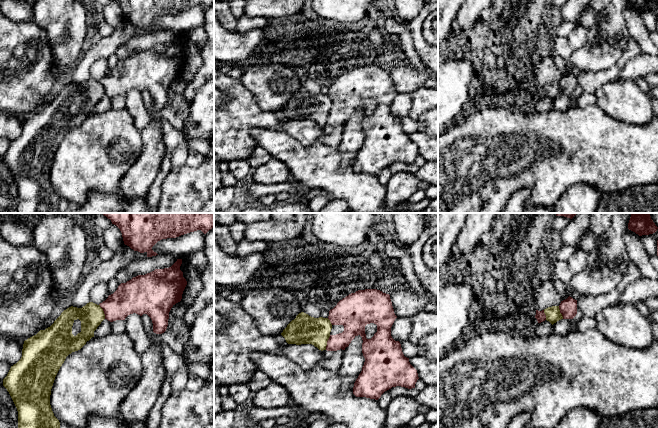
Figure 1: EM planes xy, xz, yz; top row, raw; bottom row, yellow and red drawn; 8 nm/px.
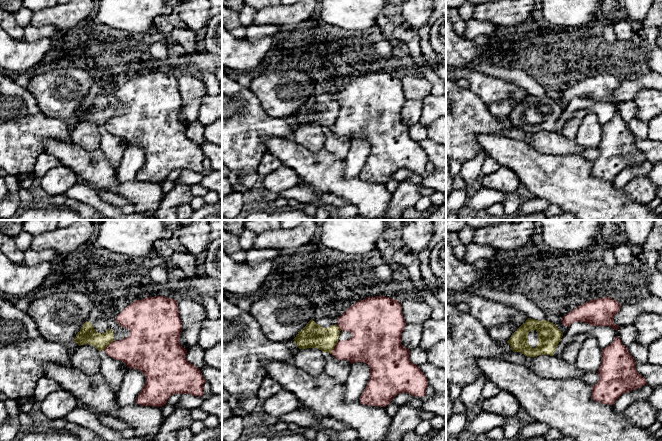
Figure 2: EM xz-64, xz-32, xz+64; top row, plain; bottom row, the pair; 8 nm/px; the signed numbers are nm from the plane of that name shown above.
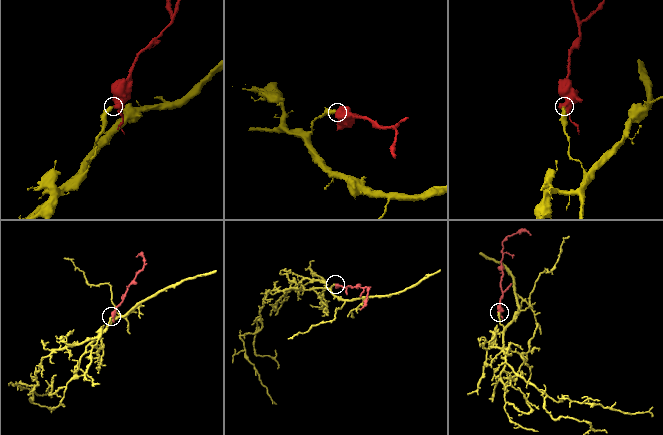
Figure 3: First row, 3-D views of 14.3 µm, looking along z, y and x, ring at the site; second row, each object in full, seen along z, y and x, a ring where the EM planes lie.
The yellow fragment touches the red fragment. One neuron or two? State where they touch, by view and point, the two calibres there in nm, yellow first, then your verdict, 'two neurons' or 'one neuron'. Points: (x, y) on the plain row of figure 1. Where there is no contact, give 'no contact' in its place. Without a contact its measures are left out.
contact xz (326, 118); calibres 240 and 160 nm; two neurons

